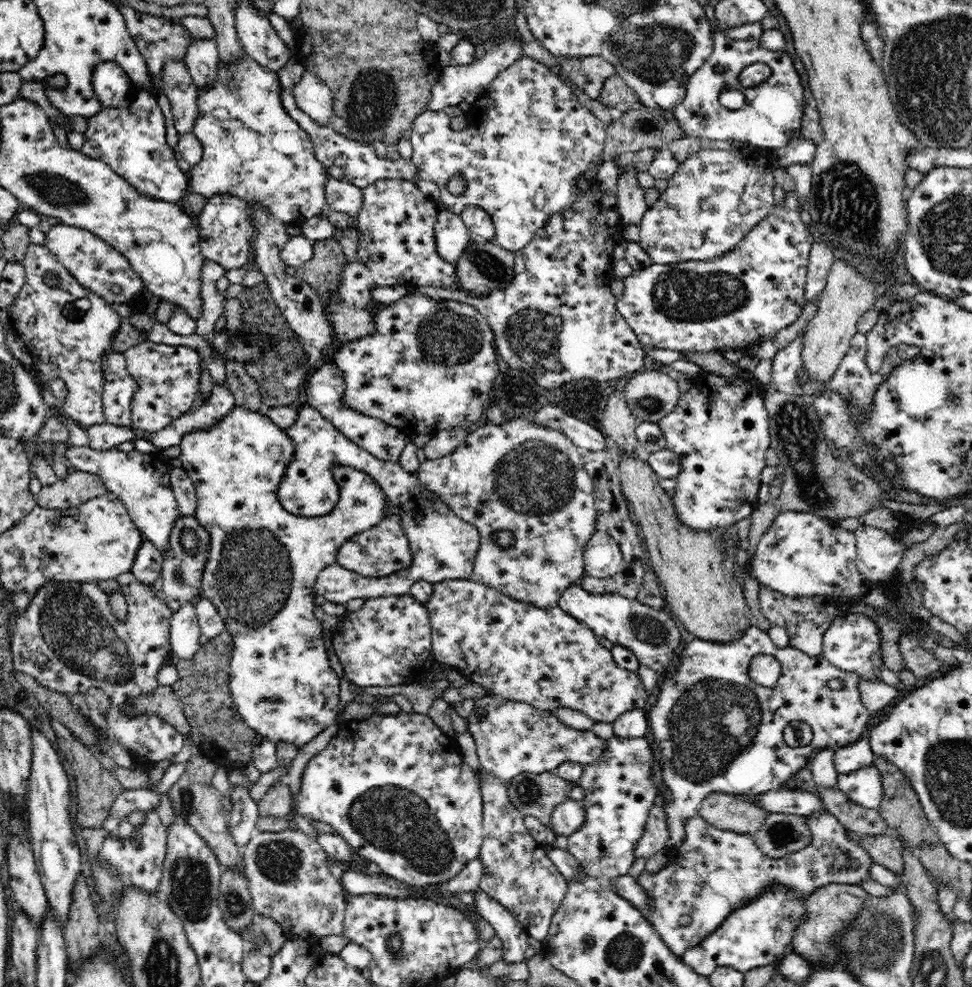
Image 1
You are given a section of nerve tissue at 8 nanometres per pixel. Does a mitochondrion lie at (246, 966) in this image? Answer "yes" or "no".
no

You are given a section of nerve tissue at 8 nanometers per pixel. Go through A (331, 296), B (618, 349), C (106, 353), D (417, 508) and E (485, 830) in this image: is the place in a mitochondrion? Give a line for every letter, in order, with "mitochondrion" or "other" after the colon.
A: other
B: other
C: other
D: other
E: other

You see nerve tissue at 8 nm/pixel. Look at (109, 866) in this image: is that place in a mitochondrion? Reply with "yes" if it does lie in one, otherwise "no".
yes

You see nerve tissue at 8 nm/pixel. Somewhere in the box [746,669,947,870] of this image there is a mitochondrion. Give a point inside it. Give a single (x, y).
(781, 834)

